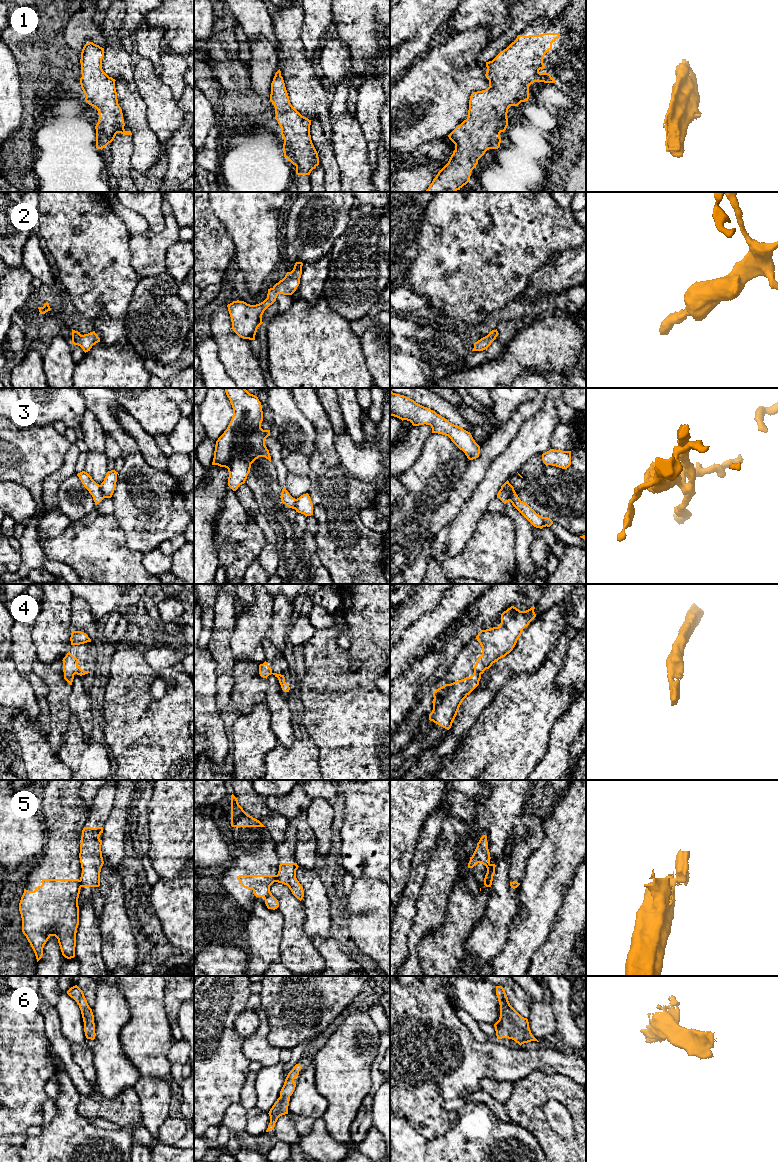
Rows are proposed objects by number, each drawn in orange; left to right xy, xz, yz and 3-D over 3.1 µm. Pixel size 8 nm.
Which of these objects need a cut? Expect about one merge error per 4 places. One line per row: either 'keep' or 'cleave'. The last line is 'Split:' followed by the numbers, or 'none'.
1: keep
2: keep
3: cleave
4: keep
5: cleave
6: keep
Split: 3, 5

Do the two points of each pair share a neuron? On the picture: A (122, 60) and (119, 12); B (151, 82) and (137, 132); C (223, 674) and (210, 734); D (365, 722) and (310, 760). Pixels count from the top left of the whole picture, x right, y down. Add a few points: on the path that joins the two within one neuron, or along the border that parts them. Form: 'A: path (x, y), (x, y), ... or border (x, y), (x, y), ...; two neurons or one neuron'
A: path (114, 48), (113, 24); one neuron
B: border (136, 90), (146, 106), (146, 120), (150, 127); two neurons
C: border (217, 680), (216, 708), (219, 711); two neurons
D: border (311, 741), (318, 749), (318, 767), (320, 769); two neurons

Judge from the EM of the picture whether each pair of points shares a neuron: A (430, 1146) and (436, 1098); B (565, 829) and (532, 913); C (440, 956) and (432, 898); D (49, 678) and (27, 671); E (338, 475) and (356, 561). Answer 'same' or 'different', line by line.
A: different
B: same
C: different
D: different
E: same

